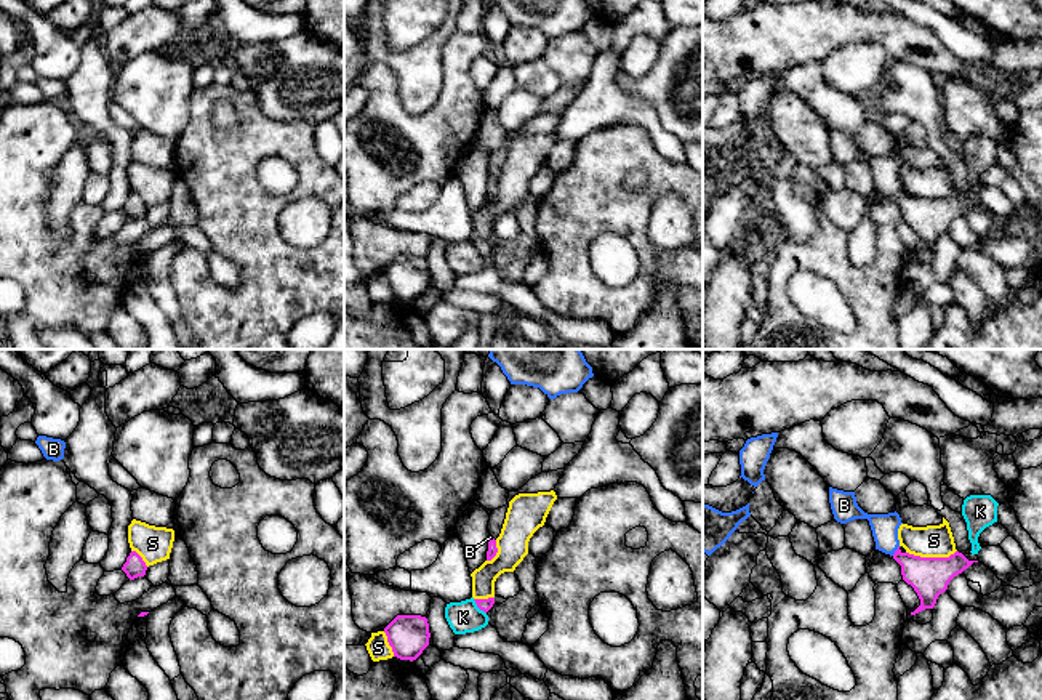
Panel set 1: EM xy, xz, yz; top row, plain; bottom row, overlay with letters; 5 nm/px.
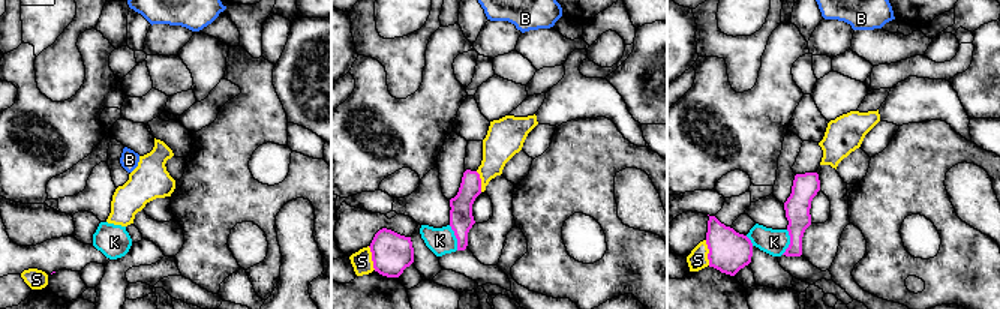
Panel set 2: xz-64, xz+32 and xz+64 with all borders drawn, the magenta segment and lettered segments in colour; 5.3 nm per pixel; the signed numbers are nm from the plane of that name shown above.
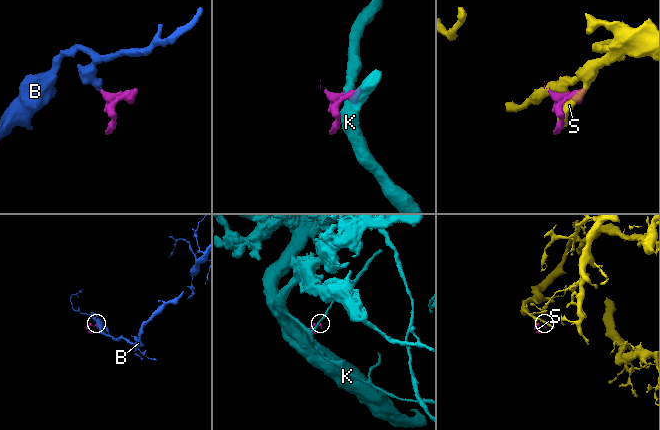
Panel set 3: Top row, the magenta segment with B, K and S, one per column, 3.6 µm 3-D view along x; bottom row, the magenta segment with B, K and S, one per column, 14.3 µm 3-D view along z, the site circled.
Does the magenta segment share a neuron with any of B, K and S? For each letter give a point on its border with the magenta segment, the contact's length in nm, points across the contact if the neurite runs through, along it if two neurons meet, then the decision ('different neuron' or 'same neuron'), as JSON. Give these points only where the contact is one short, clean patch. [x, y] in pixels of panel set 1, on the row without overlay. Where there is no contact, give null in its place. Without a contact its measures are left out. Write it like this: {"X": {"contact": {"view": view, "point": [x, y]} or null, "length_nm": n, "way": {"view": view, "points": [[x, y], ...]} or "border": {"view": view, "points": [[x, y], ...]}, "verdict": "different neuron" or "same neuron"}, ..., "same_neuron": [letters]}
{"B": {"contact": {"view": "yz", "point": [897, 191]}, "length_nm": 70, "way": {"view": "yz", "points": [[929, 218], [917, 213], [897, 191], [885, 180], [884, 168]]}, "verdict": "same neuron"}, "K": {"contact": {"view": "xz", "point": [479, 249]}, "length_nm": 100, "border": {"view": "xz", "points": [[472, 241], [485, 255]]}, "verdict": "different neuron"}, "S": {"contact": {"view": "yz", "point": [930, 199]}, "length_nm": 260, "verdict": "different neuron"}, "same_neuron": ["B"]}

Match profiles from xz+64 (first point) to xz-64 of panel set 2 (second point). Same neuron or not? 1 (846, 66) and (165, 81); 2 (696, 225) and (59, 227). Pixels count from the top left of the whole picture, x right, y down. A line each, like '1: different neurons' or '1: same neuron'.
1: same neuron
2: same neuron

